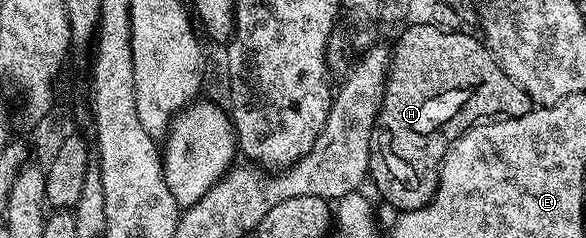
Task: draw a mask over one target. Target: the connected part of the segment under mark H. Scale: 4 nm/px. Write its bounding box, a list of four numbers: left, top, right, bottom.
[371,21,535,212]

